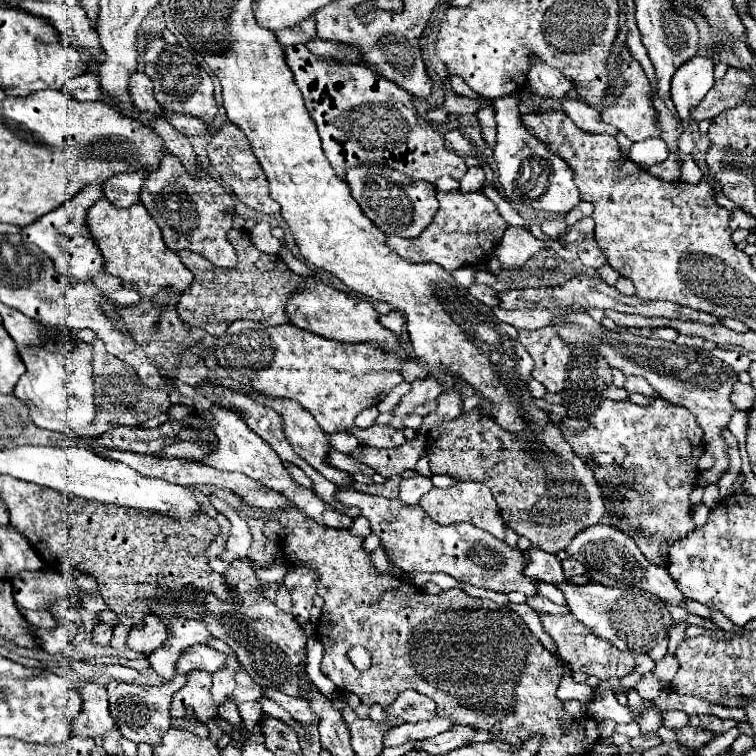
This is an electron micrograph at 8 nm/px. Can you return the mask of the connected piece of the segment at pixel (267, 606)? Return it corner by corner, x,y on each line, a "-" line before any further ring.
232,561
224,577
232,585
234,599
220,605
216,597
210,594
206,596
206,608
210,613
204,616
204,623
208,625
208,631
212,631
218,639
226,641
234,649
240,665
258,685
276,687
282,693
298,697
300,677
304,673
302,663
306,661
306,641
308,641
302,627
296,623
292,615
284,613
256,591
258,579
249,562

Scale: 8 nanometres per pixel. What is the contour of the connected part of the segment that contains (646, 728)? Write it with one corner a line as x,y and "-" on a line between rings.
648,709
642,713
642,717
638,719
640,731
642,735
647,736
649,733
656,733
662,727
662,715
658,709

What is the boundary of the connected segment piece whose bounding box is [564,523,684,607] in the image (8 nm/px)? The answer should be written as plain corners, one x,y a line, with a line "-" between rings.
606,523
592,525
592,527
584,529
584,533
578,533
572,539
572,543
568,545
568,549
564,549
564,551
570,557
574,557
576,561
580,561
588,569
592,581
596,581
596,583
602,583
606,587
632,585
632,587
644,589
648,593
654,593
656,597
660,597
662,601
666,601
670,605
684,607
684,595
680,593
680,589
672,581
672,577
668,575
668,569
650,563
640,553
640,549
636,547
636,543
626,533
622,533
620,529
616,529
616,527
610,527

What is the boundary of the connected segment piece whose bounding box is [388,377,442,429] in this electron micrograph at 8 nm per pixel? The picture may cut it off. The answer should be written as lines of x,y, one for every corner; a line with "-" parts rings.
426,377
424,381
414,381
410,393
402,397
402,401
394,407
392,411
392,421
388,423
394,429
406,429
404,427
404,417
412,415
418,405
424,405
428,401
434,401
442,393
442,385
436,383
432,377

